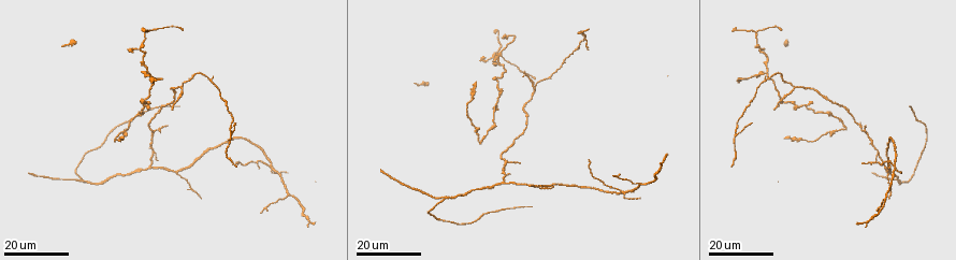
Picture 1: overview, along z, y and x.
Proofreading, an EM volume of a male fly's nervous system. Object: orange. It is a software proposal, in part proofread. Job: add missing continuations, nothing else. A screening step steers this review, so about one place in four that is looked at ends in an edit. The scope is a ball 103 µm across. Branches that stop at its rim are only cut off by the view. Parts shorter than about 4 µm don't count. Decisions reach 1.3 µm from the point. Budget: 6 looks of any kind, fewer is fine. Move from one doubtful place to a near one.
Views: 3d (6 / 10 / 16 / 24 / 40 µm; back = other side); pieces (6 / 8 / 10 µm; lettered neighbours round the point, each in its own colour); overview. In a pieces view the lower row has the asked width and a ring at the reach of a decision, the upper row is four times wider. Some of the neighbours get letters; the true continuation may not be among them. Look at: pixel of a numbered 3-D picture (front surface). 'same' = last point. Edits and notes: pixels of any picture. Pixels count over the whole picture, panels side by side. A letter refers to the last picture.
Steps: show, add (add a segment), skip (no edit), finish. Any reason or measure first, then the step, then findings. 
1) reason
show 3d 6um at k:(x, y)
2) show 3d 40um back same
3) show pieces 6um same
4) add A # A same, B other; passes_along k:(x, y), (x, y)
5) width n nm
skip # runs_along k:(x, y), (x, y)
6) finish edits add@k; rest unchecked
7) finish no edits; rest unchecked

an open end
show 3d 16um at 1:(863, 161)

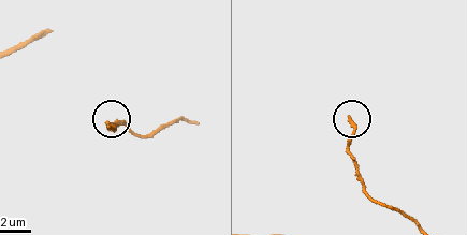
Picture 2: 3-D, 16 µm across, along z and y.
show pieces 6um at 2:(350, 115)

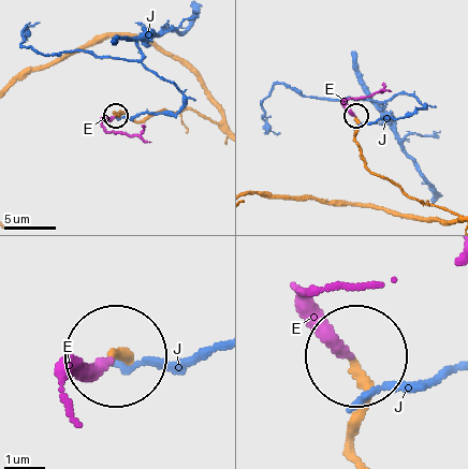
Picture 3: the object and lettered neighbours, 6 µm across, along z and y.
add E # E same, J other; it goes on there

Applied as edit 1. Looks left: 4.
show overview

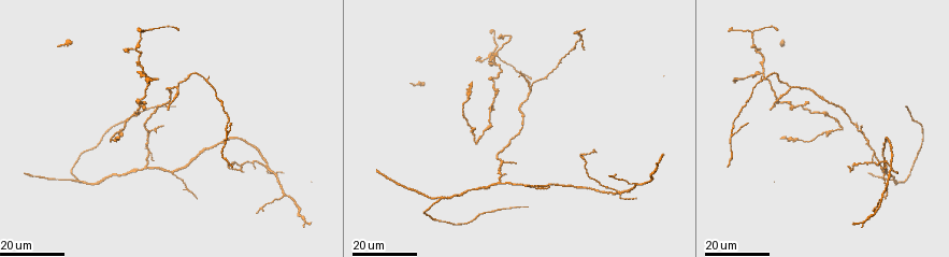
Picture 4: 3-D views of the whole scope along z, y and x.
free end
show 3d 24um at 4:(513, 161)

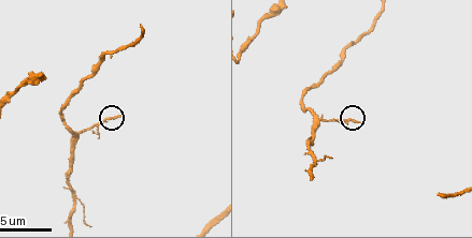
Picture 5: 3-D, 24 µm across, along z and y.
show pieces 6um at 5:(119, 116)

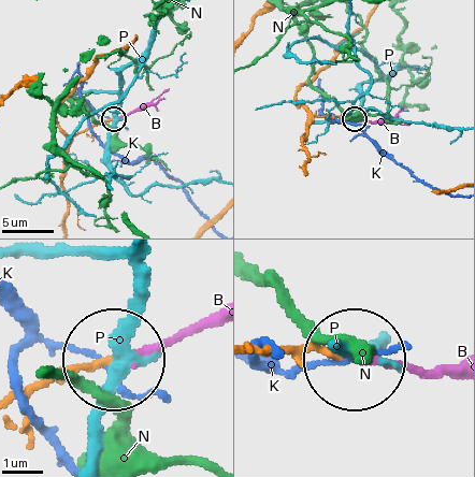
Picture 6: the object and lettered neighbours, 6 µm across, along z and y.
add B # B same, K other, N other, P other; passes_along 6:(12, 400), (214, 328); it goes on there

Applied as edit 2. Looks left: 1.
finish edits add@3, add@6; rest unchecked

